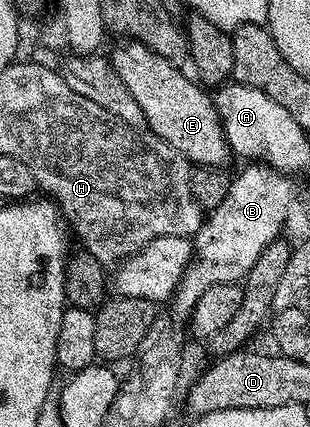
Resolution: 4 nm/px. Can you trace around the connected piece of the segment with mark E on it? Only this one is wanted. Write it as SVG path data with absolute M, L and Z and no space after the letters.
M133 41L118 47L109 56L115 73L124 81L128 93L142 109L142 118L149 134L163 139L191 164L221 168L232 152L222 134L222 122L214 109L211 92L201 82L189 79L175 64L152 53L142 43Z

